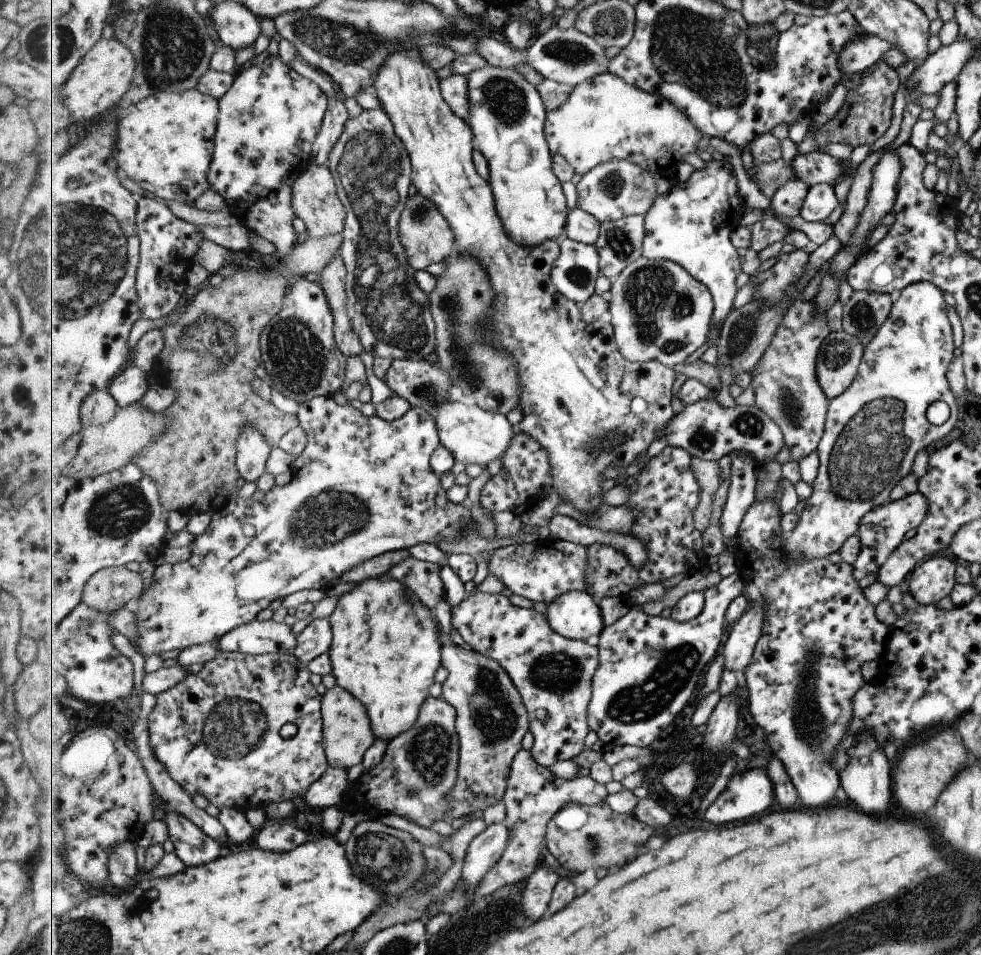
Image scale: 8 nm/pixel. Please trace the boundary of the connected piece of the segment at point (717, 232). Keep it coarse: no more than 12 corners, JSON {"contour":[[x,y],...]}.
{"contour":[[709,162],[659,195],[643,256],[708,285],[721,329],[743,272],[731,234],[746,202]]}

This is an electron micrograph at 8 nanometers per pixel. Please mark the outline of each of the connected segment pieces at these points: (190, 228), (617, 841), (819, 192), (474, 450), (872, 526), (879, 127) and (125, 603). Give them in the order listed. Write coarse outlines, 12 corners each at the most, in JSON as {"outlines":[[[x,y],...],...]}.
{"outlines":[[[157,197],[138,201],[142,318],[173,315],[205,242]],[[569,803],[544,847],[566,872],[625,866],[655,826]],[[811,185],[801,216],[821,222],[838,204],[832,185]],[[449,401],[433,410],[442,445],[463,465],[502,460],[517,427]],[[914,492],[877,506],[860,519],[852,567],[861,589],[902,536],[925,518]],[[877,60],[846,90],[839,111],[803,138],[798,153],[827,143],[873,144],[889,128],[893,68]],[[124,566],[98,570],[82,602],[111,614],[129,608],[143,578]]]}

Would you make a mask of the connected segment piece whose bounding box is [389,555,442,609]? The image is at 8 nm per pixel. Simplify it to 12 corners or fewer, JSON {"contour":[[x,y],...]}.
{"contour":[[411,555],[389,575],[434,609],[442,566]]}

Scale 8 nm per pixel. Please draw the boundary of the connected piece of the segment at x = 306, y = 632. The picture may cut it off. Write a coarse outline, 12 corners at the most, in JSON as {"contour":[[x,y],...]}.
{"contour":[[328,618],[312,620],[298,635],[294,655],[309,664],[329,653]]}

